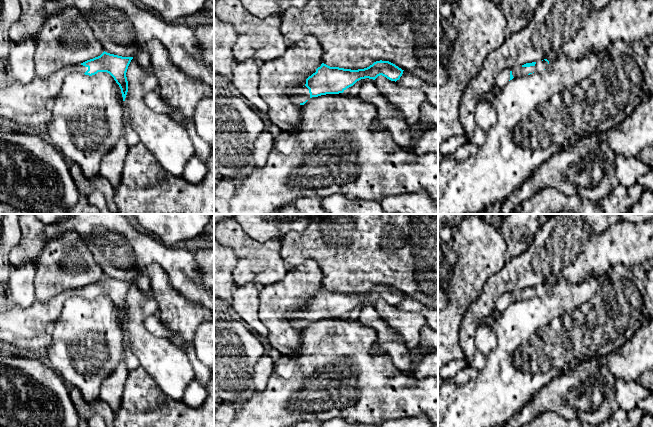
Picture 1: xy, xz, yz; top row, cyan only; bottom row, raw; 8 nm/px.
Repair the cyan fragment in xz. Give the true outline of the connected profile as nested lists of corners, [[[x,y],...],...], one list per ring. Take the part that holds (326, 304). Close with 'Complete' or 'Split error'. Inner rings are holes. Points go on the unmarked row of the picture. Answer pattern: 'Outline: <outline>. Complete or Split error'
Outline: [[[376,285],[364,293],[351,294],[330,291],[324,287],[306,303],[306,308],[297,313],[290,323],[293,327],[304,329],[309,322],[326,318],[343,317],[357,305],[365,302],[375,304],[382,299],[391,305],[397,305],[403,298],[401,292],[389,285]]]. Split error

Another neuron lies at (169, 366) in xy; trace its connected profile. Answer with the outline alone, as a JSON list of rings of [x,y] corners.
[[[133,281],[126,301],[126,343],[137,357],[139,366],[153,377],[163,393],[173,400],[180,401],[186,387],[194,380],[193,366],[178,346],[146,329],[144,320],[148,316],[158,314],[158,305],[153,293],[144,293]]]

